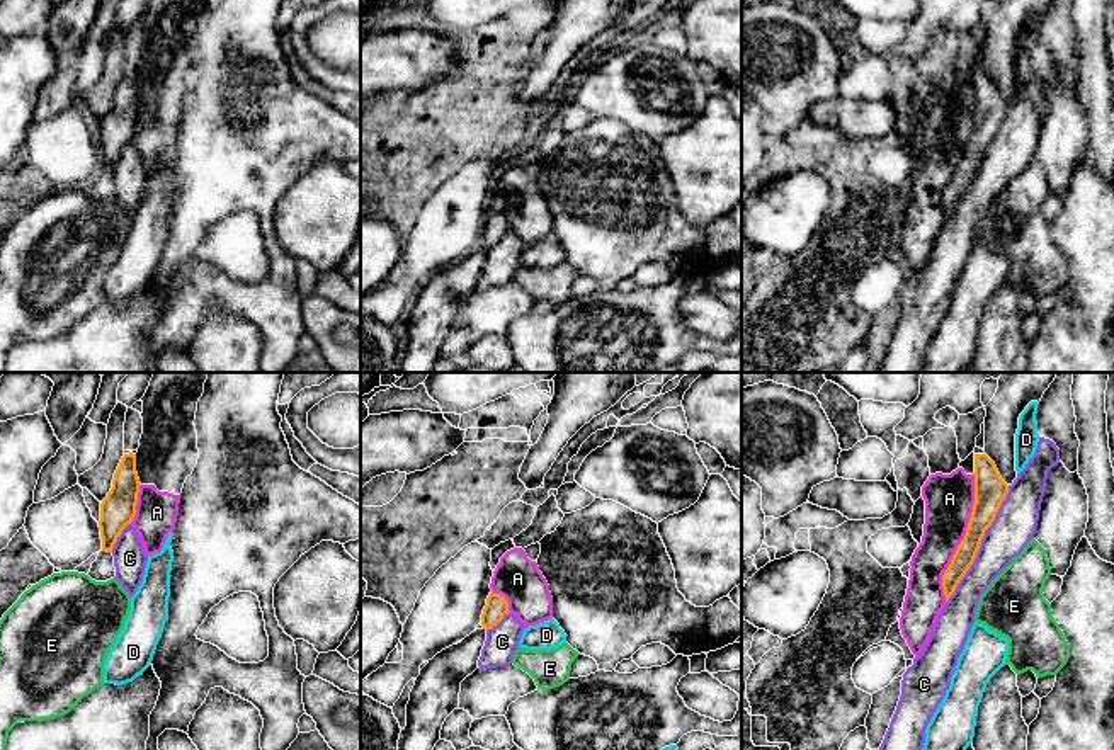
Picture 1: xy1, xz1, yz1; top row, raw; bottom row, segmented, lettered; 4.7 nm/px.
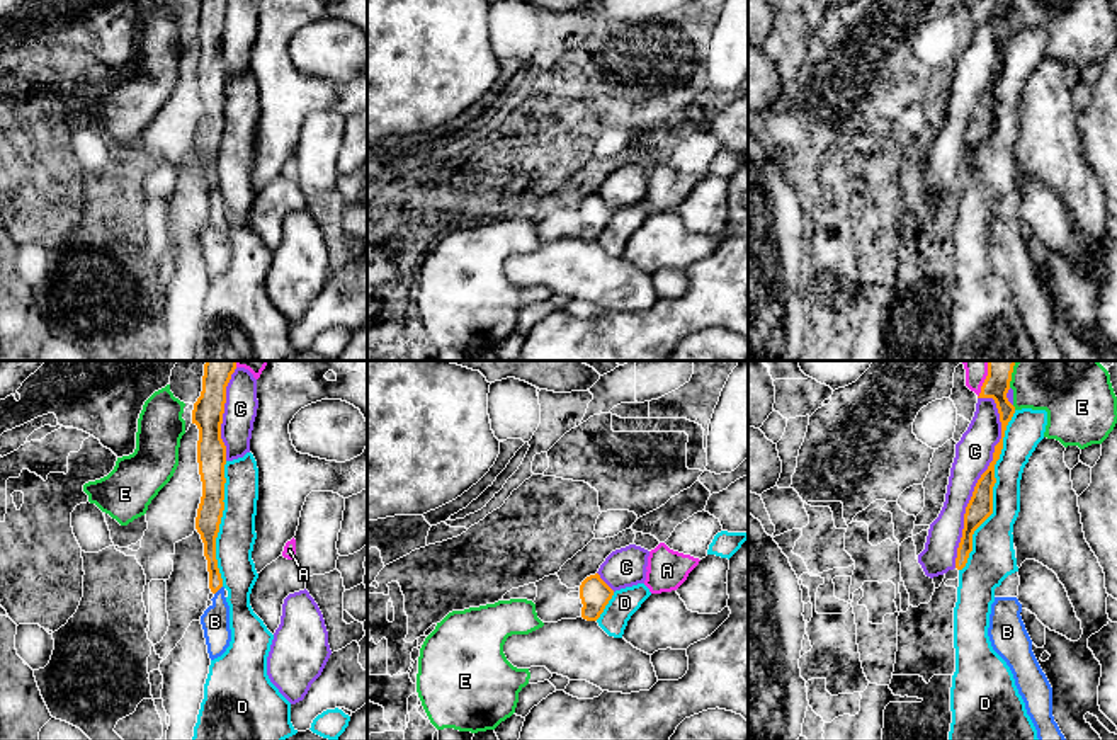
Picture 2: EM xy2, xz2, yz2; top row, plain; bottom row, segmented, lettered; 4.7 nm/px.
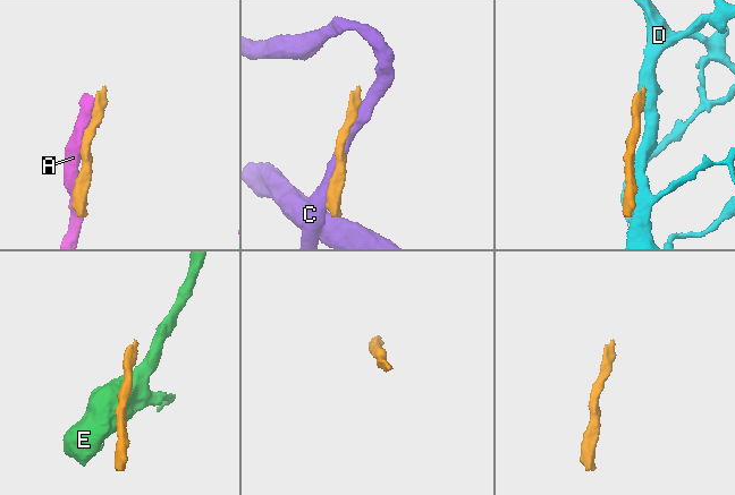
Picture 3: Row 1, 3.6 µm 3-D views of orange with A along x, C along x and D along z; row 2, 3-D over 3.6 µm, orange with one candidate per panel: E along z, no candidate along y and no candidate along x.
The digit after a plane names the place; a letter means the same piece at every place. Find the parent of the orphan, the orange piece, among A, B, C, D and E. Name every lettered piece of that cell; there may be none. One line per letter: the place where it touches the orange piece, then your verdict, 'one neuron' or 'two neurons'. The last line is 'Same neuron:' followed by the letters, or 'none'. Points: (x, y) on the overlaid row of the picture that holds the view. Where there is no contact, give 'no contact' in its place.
A: meets orange in yz1 at (965, 538); two neurons
B: meets orange in xy2 at (218, 589); one neuron
C: meets orange in yz2 at (978, 482); two neurons
D: meets orange in yz2 at (992, 490); two neurons
E: meets orange in yz2 at (1010, 375); two neurons
Same neuron: B

